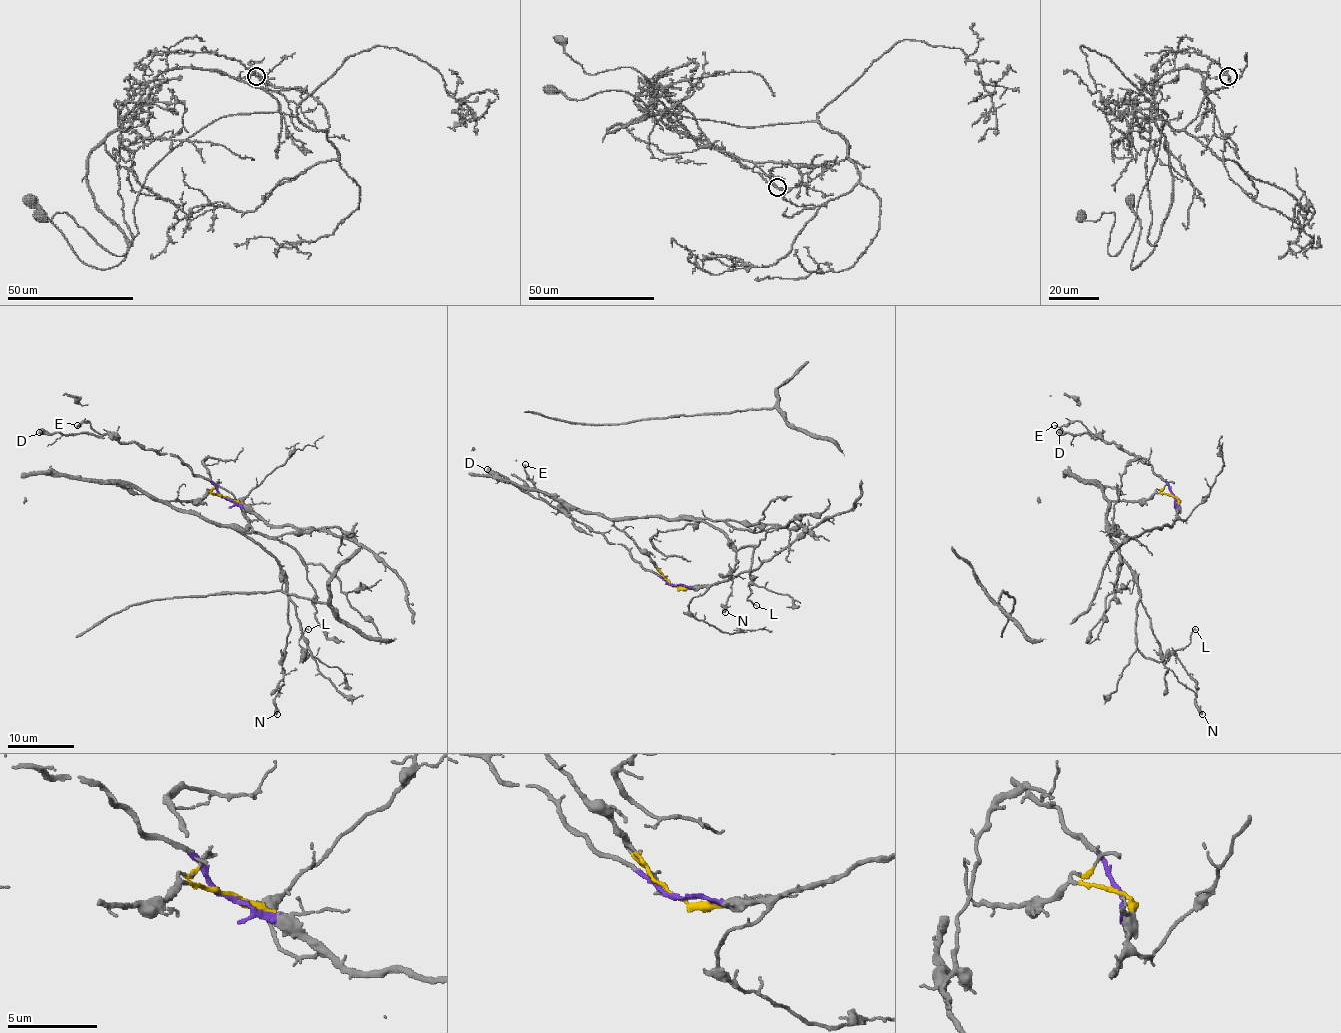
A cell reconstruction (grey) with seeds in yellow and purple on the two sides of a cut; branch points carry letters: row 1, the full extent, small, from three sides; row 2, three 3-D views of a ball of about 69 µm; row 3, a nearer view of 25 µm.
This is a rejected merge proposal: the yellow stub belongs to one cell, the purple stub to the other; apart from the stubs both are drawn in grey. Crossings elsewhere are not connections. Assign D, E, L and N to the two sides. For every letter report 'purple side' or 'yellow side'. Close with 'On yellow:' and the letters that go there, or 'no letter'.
D: purple side
E: purple side
L: yellow side
N: yellow side
On yellow: L, N

